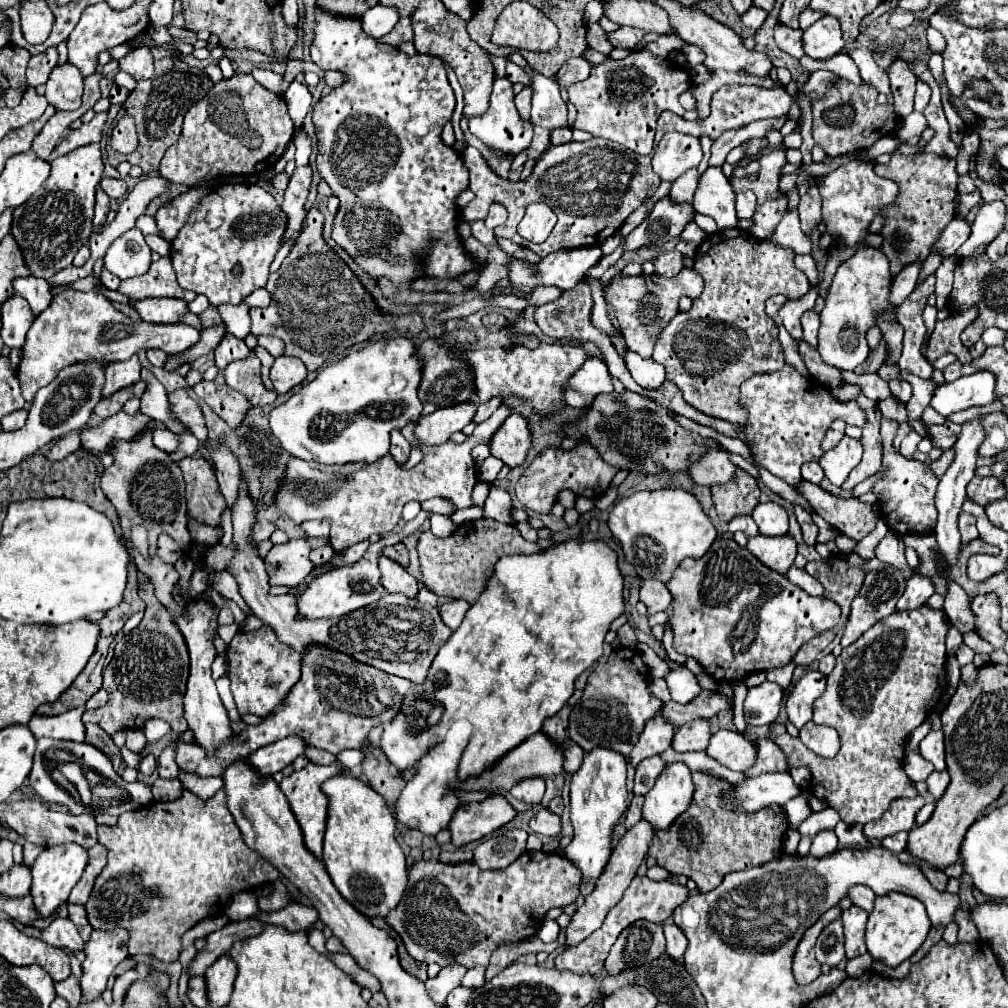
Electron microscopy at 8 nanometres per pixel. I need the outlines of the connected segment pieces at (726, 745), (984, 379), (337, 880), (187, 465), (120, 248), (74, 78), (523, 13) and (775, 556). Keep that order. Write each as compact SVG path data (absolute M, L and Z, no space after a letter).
M720 729L718 733L712 735L710 745L706 749L706 753L716 759L720 765L732 769L732 771L746 771L756 763L756 739L750 739L746 733L738 733L738 731L728 731L728 729Z
M978 371L972 375L960 377L952 383L940 385L934 391L930 405L944 417L970 407L988 405L994 401L994 385L996 385L994 373Z
M352 773L328 779L322 791L330 799L322 861L332 883L364 917L386 917L386 913L398 907L408 879L406 855L394 837L396 819L388 811L386 801Z
M194 453L178 461L186 479L188 515L206 525L220 525L220 513L226 507L224 497L218 491L212 467L200 453Z
M130 229L110 245L104 257L104 267L120 279L142 275L152 265L152 249L146 245L140 229Z
M66 61L62 66L52 69L46 82L46 99L58 111L72 111L82 103L82 89L84 77Z
M514 1L498 15L492 43L530 51L550 51L558 43L558 29L540 9L526 1Z
M788 533L782 537L766 537L766 535L750 537L746 547L766 567L782 575L788 573L788 569L794 565L794 559L796 559L796 541Z

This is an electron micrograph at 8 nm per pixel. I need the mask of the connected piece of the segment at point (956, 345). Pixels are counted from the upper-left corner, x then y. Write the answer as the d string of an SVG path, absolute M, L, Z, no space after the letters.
M968 309L964 313L950 315L944 321L936 321L936 329L932 331L932 337L930 337L928 361L934 363L940 355L953 353L961 363L971 362L972 357L969 350L960 341L960 333L966 325L970 325L976 319L976 315L978 315L976 309Z

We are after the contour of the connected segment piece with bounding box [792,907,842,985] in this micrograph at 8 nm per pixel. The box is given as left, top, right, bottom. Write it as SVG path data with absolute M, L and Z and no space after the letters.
M834 907L834 909L826 911L826 913L818 919L818 923L814 923L814 925L806 931L806 935L802 937L802 941L800 941L800 945L798 945L796 953L794 953L794 965L792 965L794 979L796 979L798 985L808 985L808 983L812 983L812 981L820 975L820 963L816 961L812 949L814 949L814 943L816 943L816 939L818 939L818 933L822 933L822 929L828 925L828 921L838 919L840 913L842 913L840 907Z

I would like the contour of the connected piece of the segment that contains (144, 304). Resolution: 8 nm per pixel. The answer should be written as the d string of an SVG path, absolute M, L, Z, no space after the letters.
M148 297L136 301L134 307L138 309L144 321L152 323L178 323L188 313L188 303L174 297L158 297L158 299Z

